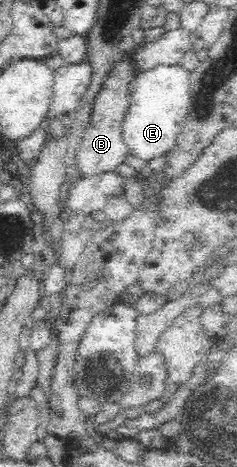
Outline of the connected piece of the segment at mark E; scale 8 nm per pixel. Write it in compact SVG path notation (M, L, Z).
M180 64L159 65L147 71L139 70L130 84L129 105L124 124L124 142L129 152L143 160L165 155L177 141L188 118L191 96L191 72Z

